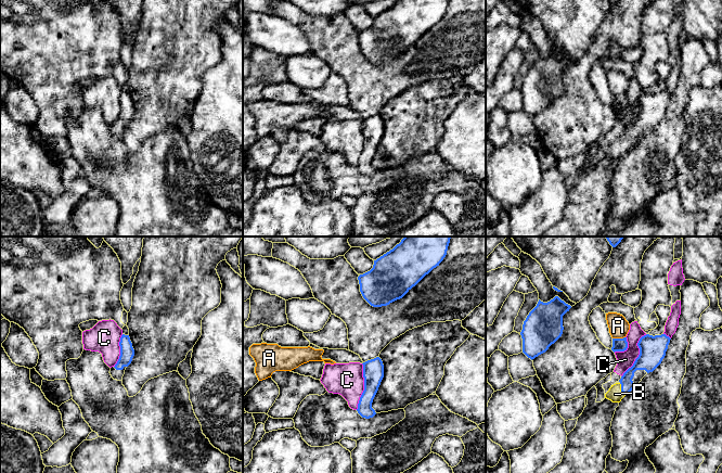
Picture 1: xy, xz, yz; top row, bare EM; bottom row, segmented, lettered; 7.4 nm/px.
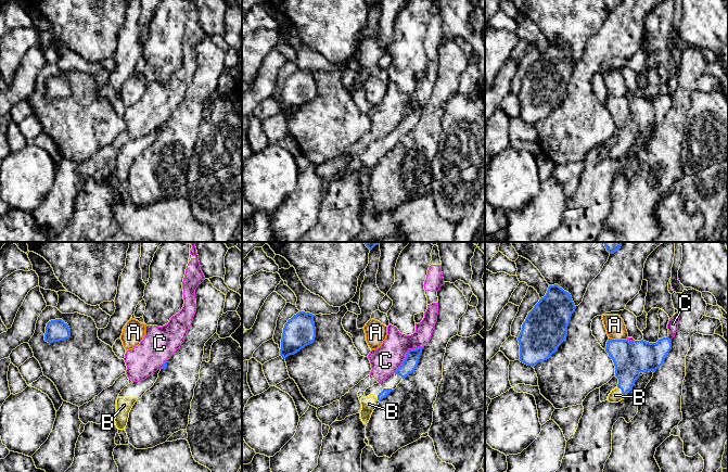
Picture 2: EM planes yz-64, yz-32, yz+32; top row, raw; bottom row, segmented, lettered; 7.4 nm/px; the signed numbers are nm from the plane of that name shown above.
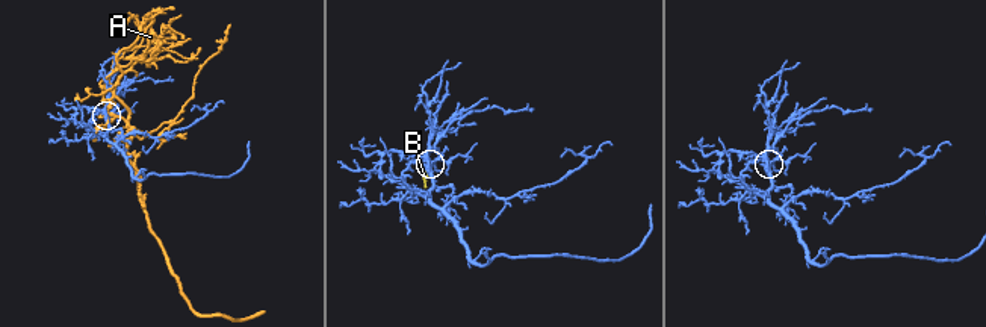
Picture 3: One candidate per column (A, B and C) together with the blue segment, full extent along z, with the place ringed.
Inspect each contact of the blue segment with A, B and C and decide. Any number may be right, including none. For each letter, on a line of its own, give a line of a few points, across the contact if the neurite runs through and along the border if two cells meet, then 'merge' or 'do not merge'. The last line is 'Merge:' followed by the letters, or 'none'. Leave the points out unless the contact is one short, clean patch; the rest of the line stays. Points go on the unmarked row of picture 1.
A: do not merge
B: yz (641, 119), (629, 130), (621, 146), (615, 151) | merge
C: xz (362, 120), (363, 149), (356, 166) | do not merge
Merge: B

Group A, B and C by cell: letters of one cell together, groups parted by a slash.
A / B / C

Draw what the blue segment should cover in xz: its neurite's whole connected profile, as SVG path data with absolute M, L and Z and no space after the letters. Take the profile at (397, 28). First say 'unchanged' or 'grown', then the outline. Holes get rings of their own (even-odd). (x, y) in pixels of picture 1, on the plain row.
unchanged; M399 0L374 17L373 25L358 34L363 55L373 64L402 55L439 23L449 0Z

